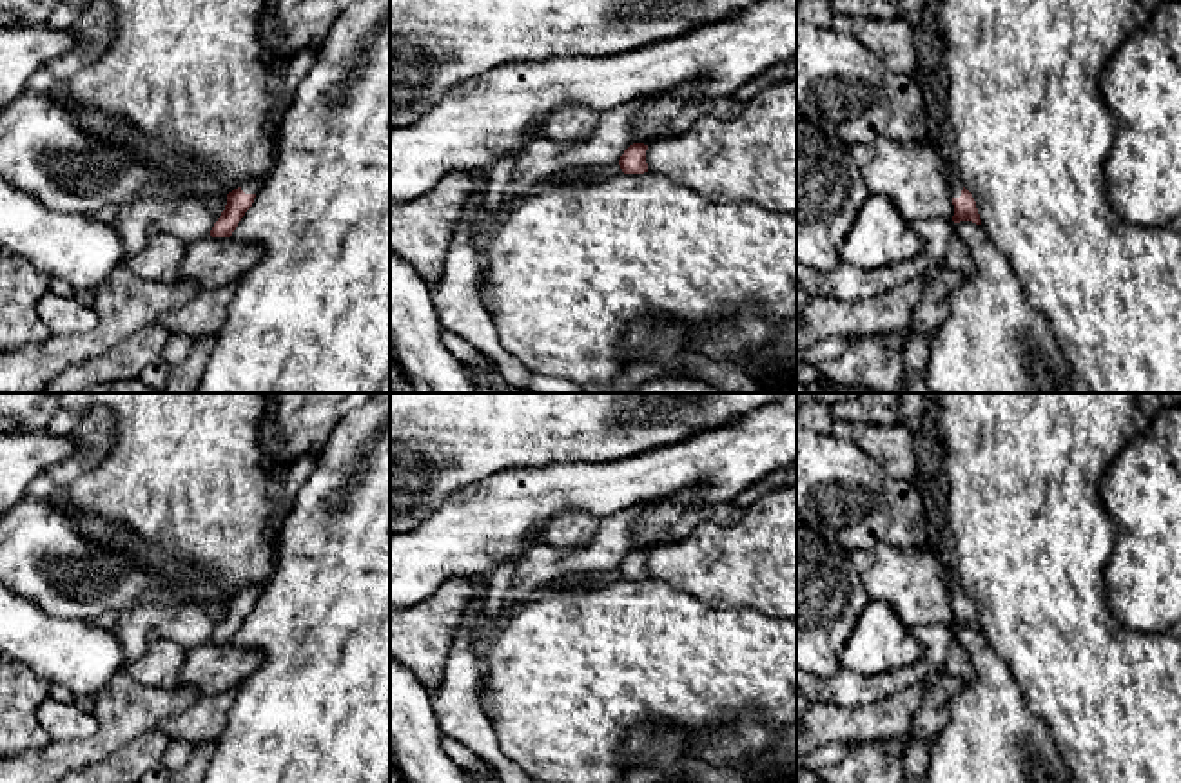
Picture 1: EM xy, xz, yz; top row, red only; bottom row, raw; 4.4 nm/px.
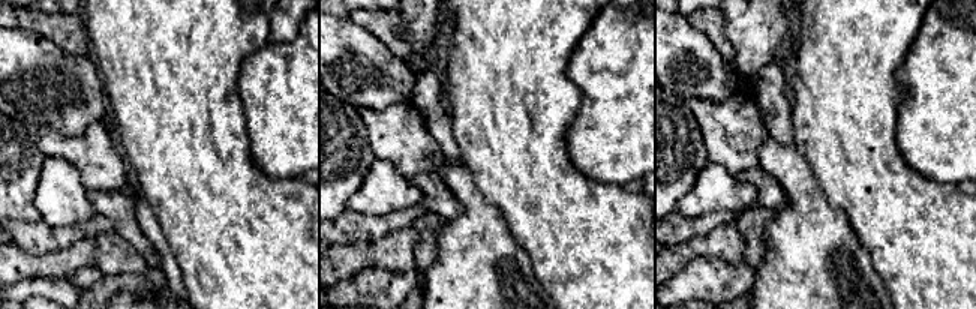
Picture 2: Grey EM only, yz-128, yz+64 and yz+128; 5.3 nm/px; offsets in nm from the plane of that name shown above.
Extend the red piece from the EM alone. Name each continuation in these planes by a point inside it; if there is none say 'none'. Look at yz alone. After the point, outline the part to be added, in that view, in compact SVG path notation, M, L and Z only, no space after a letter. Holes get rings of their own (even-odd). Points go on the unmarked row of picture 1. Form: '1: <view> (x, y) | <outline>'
1: yz (955, 588) | M943 566L943 578L945 578L945 584L947 584L949 593L951 593L951 602L960 604L961 596L963 596L963 587L961 587L958 576L952 576Z

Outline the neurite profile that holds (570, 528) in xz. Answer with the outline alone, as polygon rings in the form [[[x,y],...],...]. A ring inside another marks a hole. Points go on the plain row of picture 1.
[[[562,509],[559,511],[544,527],[541,538],[557,549],[579,549],[595,536],[600,527],[600,518],[581,509]]]

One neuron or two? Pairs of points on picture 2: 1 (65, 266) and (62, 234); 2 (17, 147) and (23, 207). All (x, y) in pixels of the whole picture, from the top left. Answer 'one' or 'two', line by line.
1: two
2: one

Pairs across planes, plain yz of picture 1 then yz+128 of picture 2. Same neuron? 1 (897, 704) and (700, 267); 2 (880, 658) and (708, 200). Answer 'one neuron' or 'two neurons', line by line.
1: two neurons
2: one neuron

